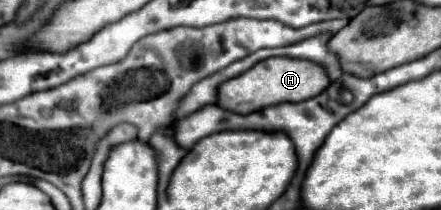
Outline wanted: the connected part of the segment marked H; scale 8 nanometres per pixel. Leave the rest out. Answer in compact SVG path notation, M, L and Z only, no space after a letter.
M275 57L275 59L265 59L245 71L243 75L223 83L219 87L219 107L225 107L229 111L247 115L277 103L285 101L303 101L311 99L319 93L323 93L329 87L329 75L323 65L307 61L307 59L293 59L293 57Z

